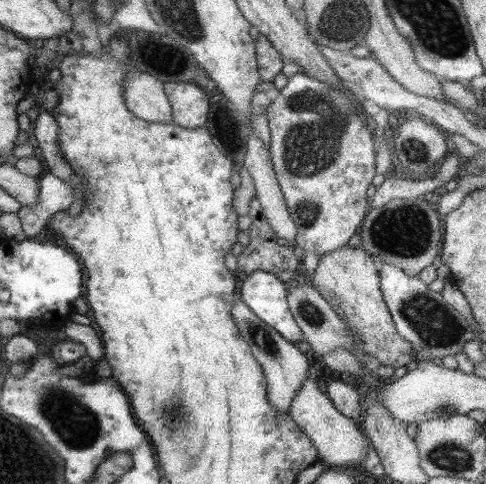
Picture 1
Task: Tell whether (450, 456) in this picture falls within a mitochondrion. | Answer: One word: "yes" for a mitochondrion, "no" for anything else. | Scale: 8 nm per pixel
yes

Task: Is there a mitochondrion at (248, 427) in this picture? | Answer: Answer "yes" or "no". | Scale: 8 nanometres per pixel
no

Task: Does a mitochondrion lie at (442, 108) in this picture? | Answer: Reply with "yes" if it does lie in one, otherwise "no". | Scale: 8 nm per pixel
no

